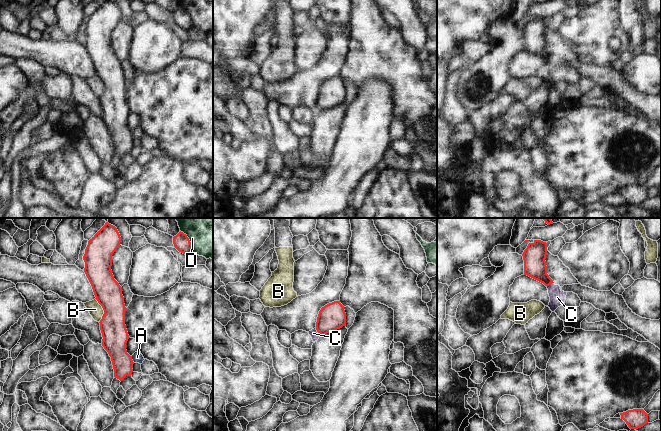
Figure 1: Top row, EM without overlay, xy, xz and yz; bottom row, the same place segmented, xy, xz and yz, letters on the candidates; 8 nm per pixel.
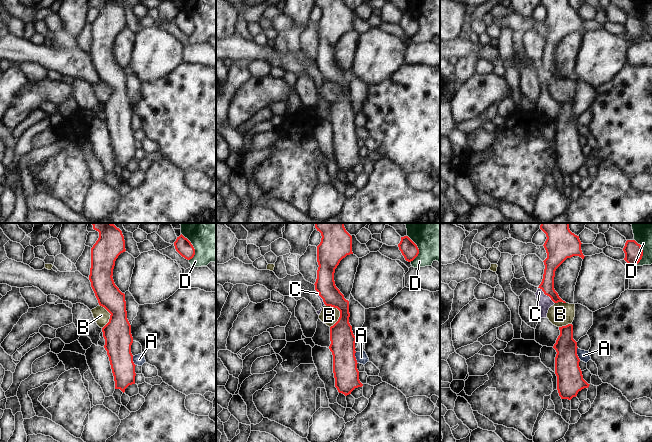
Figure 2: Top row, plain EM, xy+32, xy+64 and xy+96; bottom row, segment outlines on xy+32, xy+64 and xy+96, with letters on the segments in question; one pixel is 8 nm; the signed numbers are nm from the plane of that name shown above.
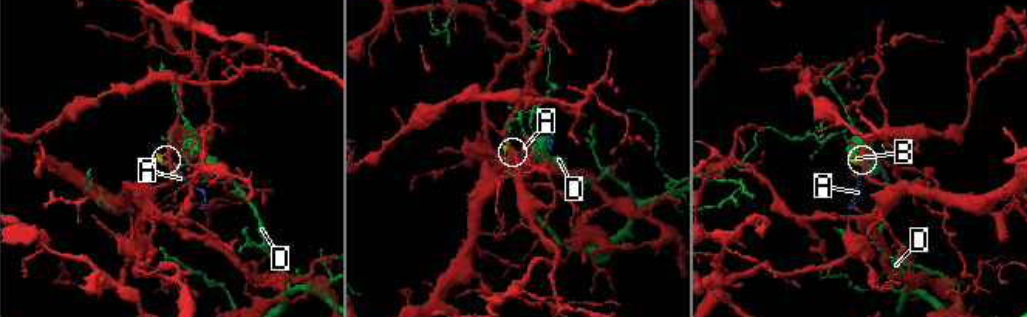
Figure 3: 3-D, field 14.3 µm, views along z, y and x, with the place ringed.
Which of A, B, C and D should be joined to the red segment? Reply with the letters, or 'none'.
none.

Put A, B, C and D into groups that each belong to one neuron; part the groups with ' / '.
A B / C / D

